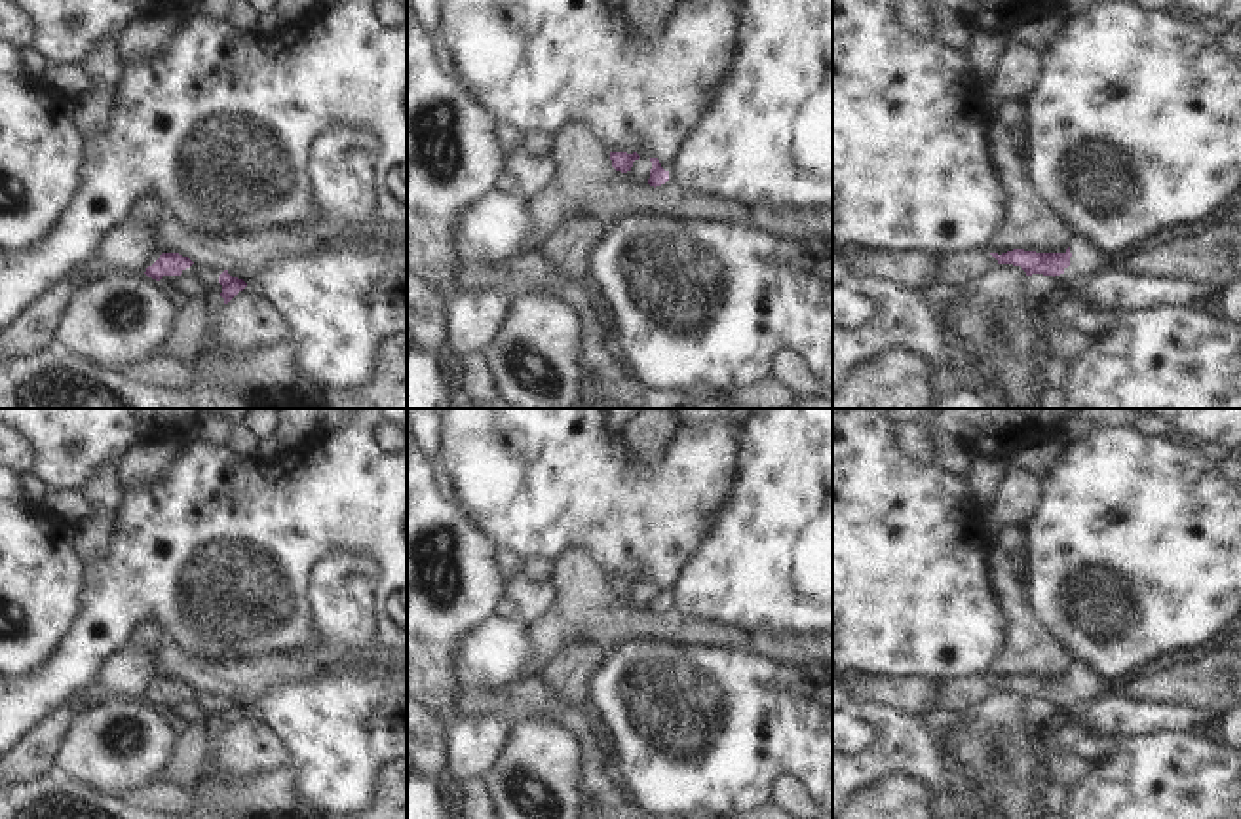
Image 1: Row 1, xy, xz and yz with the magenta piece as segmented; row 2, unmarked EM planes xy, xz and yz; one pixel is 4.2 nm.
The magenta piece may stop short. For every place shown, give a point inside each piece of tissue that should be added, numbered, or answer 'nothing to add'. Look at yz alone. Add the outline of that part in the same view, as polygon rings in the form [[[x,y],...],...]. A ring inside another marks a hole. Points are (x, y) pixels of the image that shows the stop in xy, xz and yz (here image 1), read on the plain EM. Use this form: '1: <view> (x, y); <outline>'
1: yz (1088, 685); [[[1074,659],[1070,669],[1070,692],[1060,701],[1055,701],[1064,713],[1079,713],[1085,705],[1097,697],[1116,690],[1112,682],[1104,680],[1095,669]]]

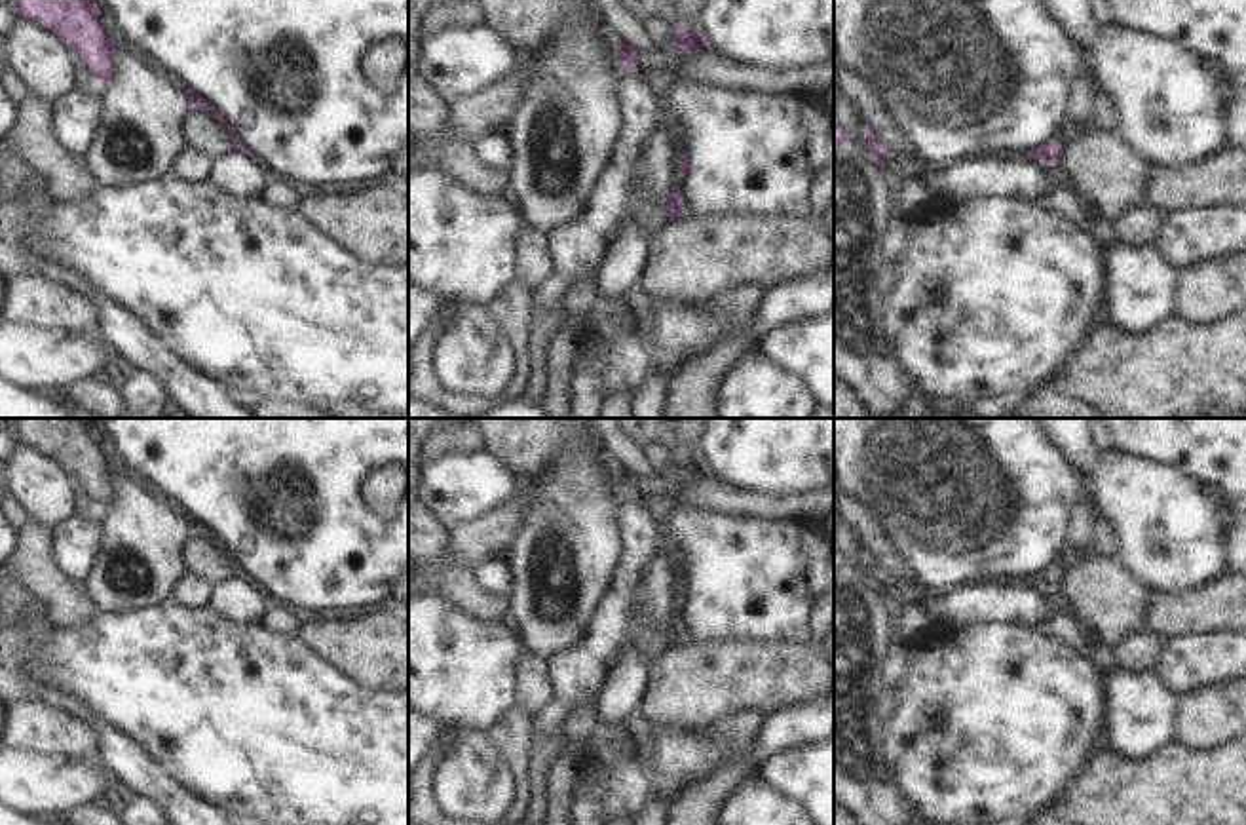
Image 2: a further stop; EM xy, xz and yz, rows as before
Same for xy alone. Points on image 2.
nothing to add

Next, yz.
nothing to add

